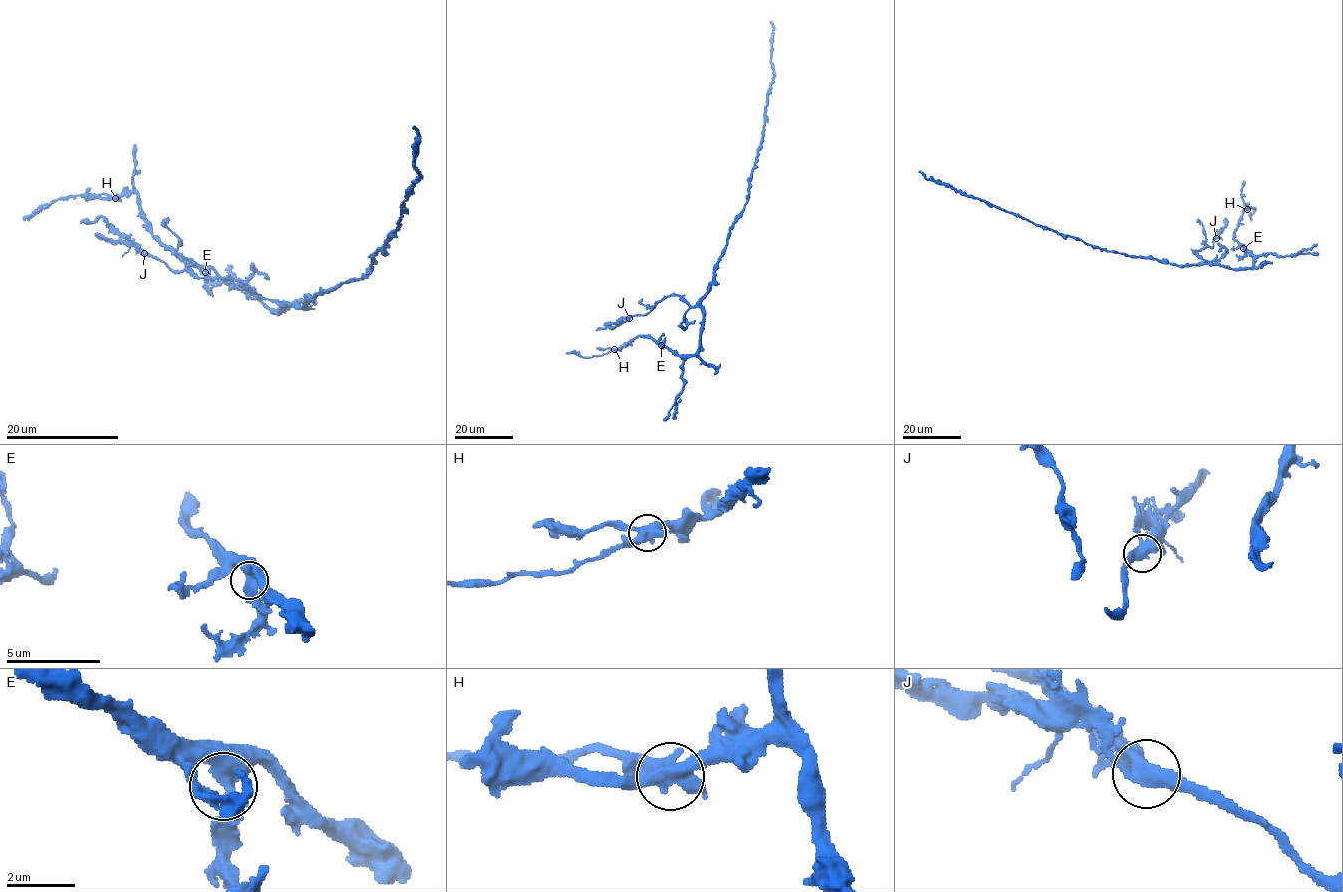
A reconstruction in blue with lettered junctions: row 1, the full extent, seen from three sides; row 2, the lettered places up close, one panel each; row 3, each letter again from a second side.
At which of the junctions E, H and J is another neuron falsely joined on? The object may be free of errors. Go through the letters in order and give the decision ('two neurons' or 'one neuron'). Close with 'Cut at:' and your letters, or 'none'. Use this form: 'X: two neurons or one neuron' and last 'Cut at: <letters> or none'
E: one neuron
H: two neurons
J: one neuron
Cut at: H

